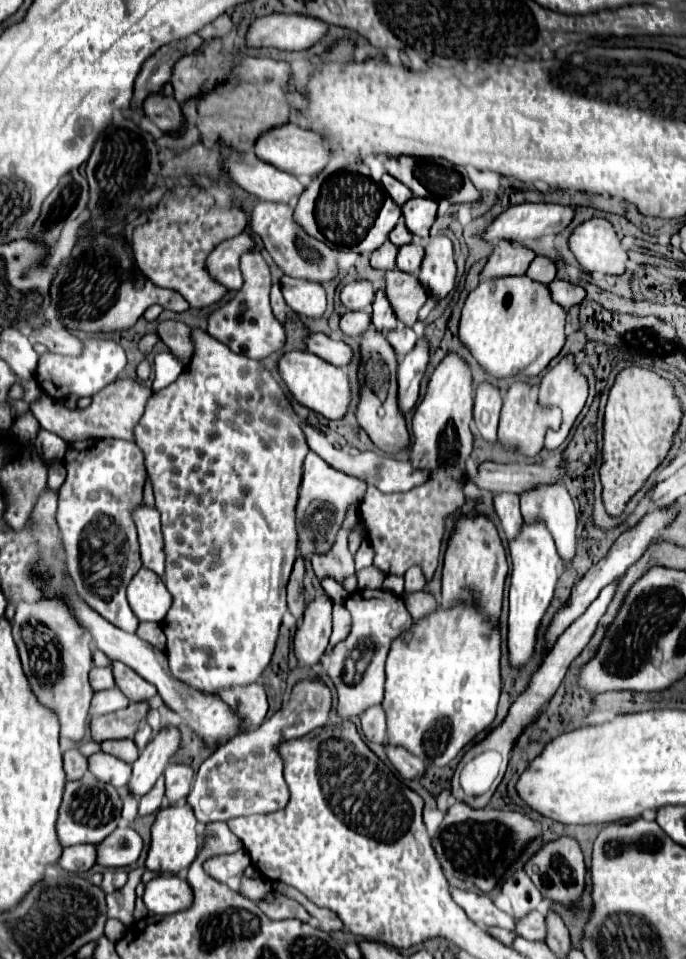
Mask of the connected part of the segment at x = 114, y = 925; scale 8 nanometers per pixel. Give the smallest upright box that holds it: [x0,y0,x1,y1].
[105,920,123,942]

